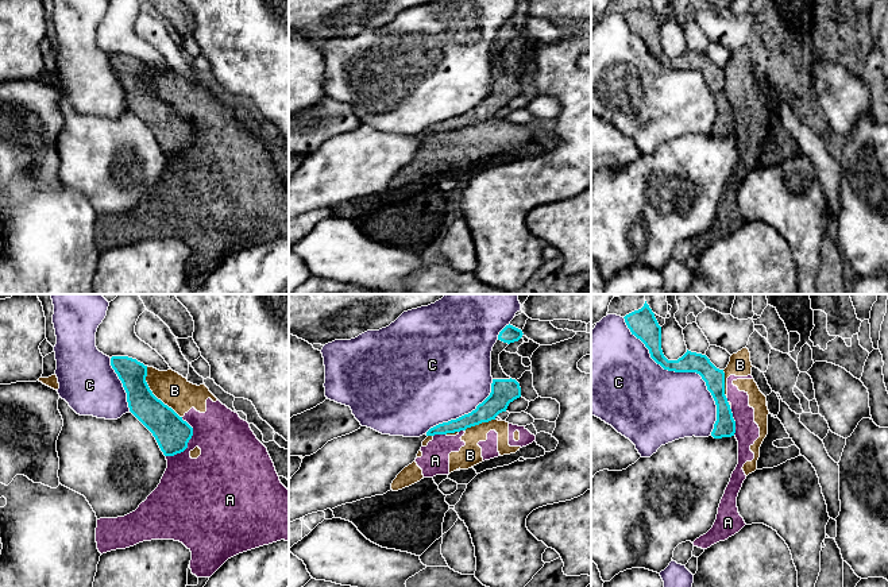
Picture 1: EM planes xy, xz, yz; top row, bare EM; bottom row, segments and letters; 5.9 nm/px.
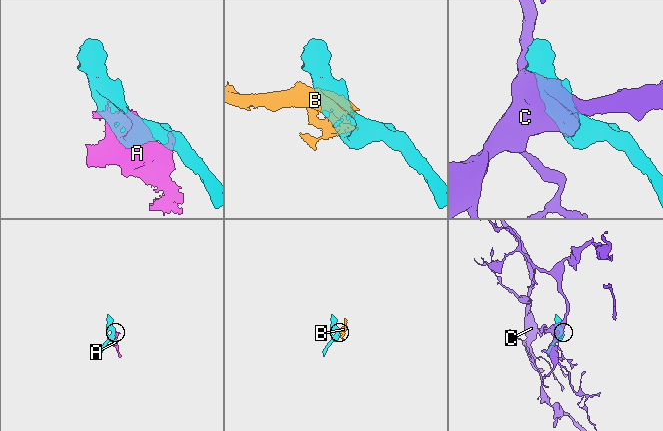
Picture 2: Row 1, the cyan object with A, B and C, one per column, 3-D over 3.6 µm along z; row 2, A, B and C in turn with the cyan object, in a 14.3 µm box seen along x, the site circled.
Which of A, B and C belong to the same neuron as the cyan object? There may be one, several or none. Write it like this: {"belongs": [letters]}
{"belongs": []}

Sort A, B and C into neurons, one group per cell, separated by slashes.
A B / C

